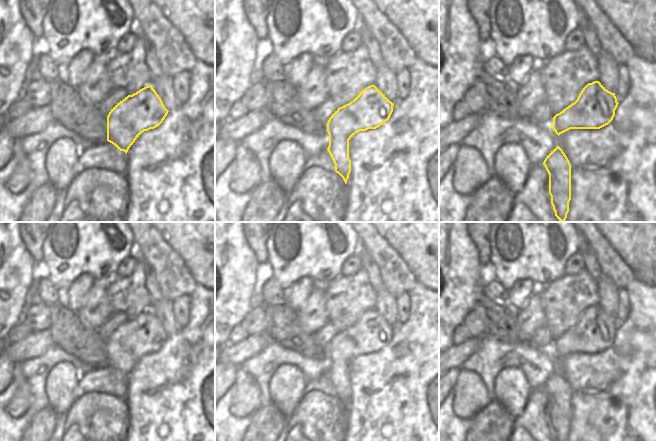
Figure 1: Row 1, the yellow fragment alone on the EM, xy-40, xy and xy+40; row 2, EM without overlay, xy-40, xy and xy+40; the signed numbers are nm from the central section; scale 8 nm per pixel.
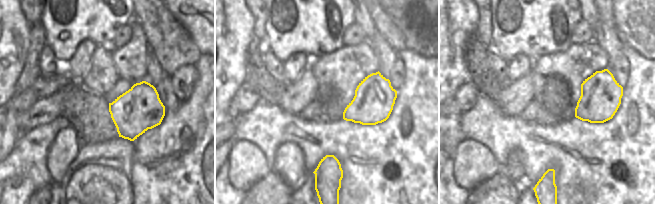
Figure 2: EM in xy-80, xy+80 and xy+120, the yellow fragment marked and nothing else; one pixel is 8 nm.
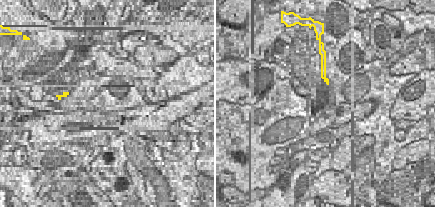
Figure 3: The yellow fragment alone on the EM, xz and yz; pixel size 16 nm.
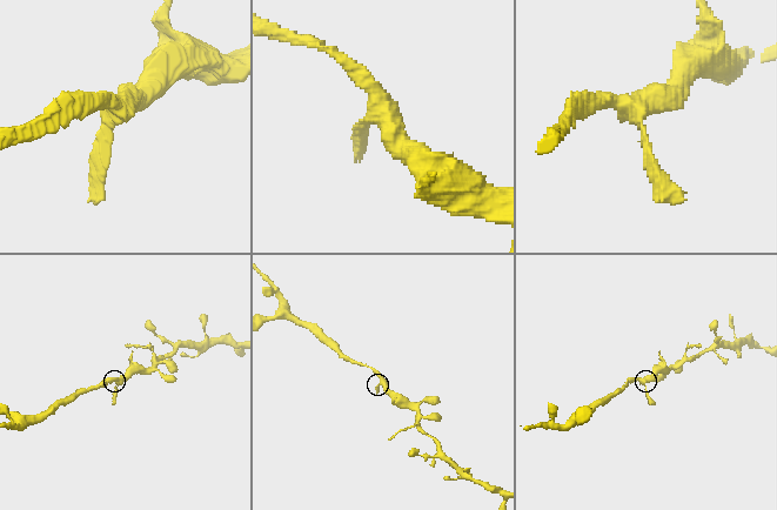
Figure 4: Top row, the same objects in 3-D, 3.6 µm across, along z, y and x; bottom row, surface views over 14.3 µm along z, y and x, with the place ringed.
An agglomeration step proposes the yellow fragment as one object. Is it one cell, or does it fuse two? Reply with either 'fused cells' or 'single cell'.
single cell

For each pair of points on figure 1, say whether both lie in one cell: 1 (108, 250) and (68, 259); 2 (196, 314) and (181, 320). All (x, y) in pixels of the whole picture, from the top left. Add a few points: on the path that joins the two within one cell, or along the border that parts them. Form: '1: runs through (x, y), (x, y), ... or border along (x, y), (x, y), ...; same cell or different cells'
1: runs through (98, 250), (78, 250); same cell
2: border along (191, 295), (189, 320), (178, 330); different cells

